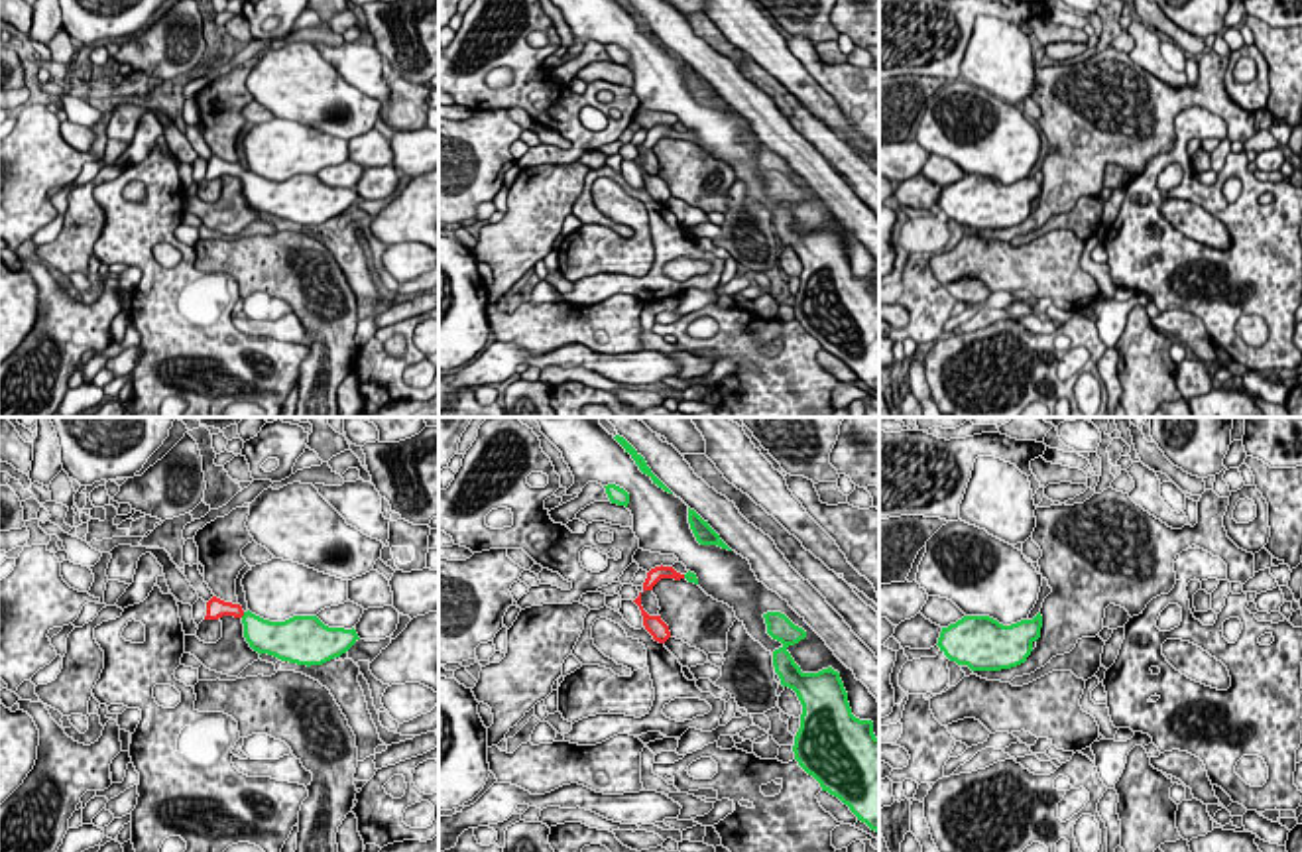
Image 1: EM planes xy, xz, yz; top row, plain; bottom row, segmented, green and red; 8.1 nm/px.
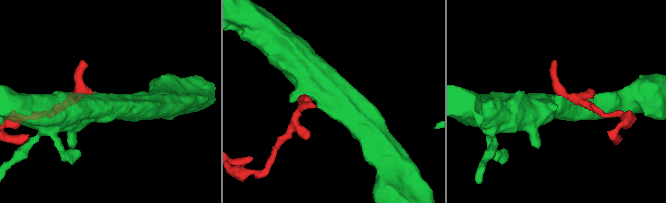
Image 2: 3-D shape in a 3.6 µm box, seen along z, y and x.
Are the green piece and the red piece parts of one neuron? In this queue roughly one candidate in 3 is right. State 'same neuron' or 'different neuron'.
same neuron

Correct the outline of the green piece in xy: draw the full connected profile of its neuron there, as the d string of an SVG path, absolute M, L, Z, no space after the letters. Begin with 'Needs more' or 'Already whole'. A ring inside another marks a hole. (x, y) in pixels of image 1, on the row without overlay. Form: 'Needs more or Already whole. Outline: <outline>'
Needs more. Outline: M212 155L205 179L240 177L244 197L254 211L297 224L323 224L346 213L360 197L356 189L328 187L317 175L293 175L285 181L264 179L240 163Z

